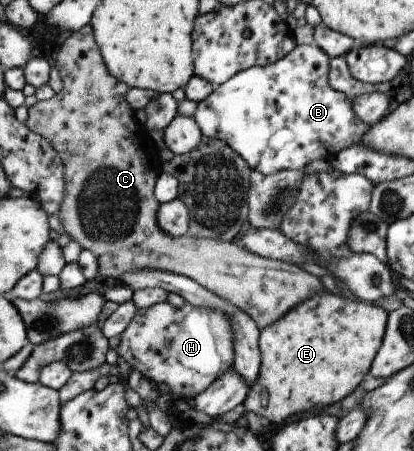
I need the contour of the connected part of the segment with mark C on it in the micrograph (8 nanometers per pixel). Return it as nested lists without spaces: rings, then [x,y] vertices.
[[[89,23],[71,32],[71,36],[64,40],[56,54],[55,68],[61,78],[61,90],[50,99],[36,101],[29,106],[25,125],[49,142],[63,164],[65,195],[57,218],[63,233],[97,258],[97,272],[100,276],[118,279],[125,272],[142,269],[184,275],[230,304],[235,304],[259,329],[271,325],[315,293],[326,291],[317,276],[294,264],[256,256],[234,242],[195,239],[187,234],[174,238],[164,234],[156,224],[155,214],[159,202],[153,195],[153,186],[161,172],[162,162],[146,128],[133,117],[133,110],[126,102],[125,94],[129,86],[113,77],[104,66]]]

